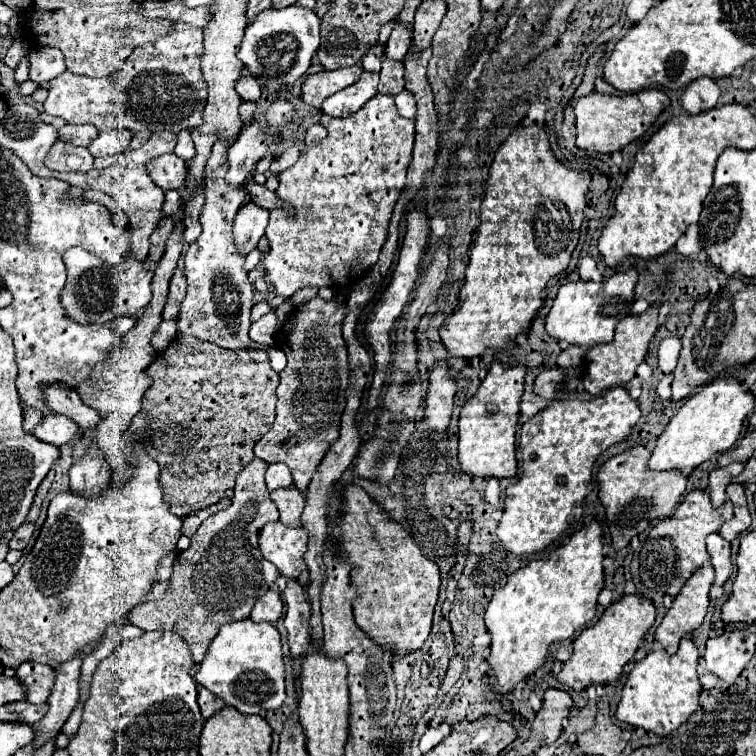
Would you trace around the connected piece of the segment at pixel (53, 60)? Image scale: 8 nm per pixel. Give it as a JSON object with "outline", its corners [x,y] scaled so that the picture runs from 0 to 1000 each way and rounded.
{"outline":[[[54,61],[44,63],[38,71],[38,106],[46,111],[62,111],[73,101],[86,95],[86,79],[83,69],[78,63],[67,61]]]}

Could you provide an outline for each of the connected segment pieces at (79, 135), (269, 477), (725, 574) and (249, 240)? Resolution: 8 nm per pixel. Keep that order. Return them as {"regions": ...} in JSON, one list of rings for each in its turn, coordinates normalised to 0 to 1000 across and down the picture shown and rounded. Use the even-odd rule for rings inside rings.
{"regions":[[[[89,164],[78,172],[78,183],[99,193],[118,193],[128,177],[131,175],[126,167],[112,167],[112,164]]],[[[366,611],[366,614],[358,614],[353,619],[353,627],[351,627],[351,638],[353,638],[353,646],[361,651],[366,646],[380,646],[388,640],[388,632],[385,632],[385,624],[377,614]]],[[[938,706],[935,709],[935,730],[938,730],[940,746],[946,751],[946,775],[956,775],[970,757],[967,720],[962,714],[956,714],[951,706]]],[[[327,267],[313,280],[308,310],[319,336],[329,336],[335,328],[340,328],[343,315],[351,310],[353,294],[356,294],[356,278],[340,272],[337,267]]]]}

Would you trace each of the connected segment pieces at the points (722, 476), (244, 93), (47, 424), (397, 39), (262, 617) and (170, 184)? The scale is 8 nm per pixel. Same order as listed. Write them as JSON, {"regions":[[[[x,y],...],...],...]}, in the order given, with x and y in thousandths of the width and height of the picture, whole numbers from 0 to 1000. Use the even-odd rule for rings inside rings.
{"regions":[[[[970,611],[959,619],[946,619],[938,627],[938,656],[946,672],[951,672],[959,664],[959,646],[967,638],[970,630],[978,630],[983,622],[980,611]]],[[[332,98],[319,101],[319,103],[313,106],[313,111],[311,111],[311,119],[313,119],[313,124],[316,124],[321,132],[340,135],[340,132],[345,130],[345,114],[343,114],[343,108],[337,106],[337,101],[332,101]]],[[[67,545],[65,550],[60,550],[46,563],[44,577],[49,577],[57,585],[65,585],[65,587],[83,590],[102,574],[102,569],[104,569],[104,563],[94,553],[89,553],[83,548],[75,548],[75,545]]],[[[525,29],[522,37],[520,37],[520,42],[517,42],[517,50],[509,58],[509,74],[515,79],[533,82],[541,61],[544,61],[544,42],[541,42],[541,37],[536,32]]],[[[358,778],[358,780],[353,780],[351,788],[345,788],[337,796],[337,802],[332,807],[332,820],[335,823],[358,823],[358,825],[364,825],[369,820],[372,810],[374,810],[372,788],[364,778]]],[[[216,204],[194,217],[194,230],[210,249],[234,251],[245,246],[247,217],[231,204]]]]}

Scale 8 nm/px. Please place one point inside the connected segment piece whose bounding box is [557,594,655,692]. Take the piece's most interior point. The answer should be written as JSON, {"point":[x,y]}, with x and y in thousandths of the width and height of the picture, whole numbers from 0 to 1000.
{"point":[792,864]}

